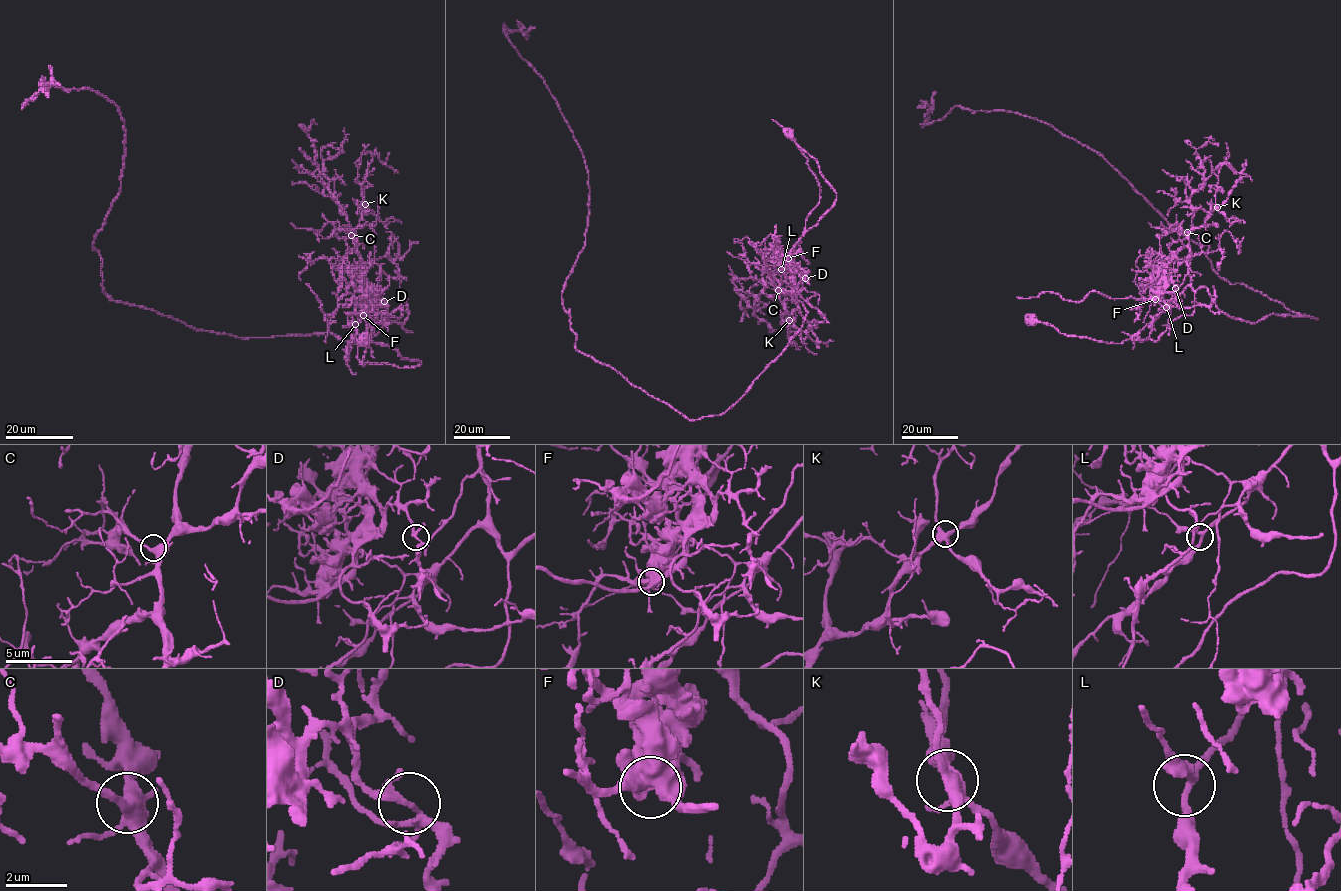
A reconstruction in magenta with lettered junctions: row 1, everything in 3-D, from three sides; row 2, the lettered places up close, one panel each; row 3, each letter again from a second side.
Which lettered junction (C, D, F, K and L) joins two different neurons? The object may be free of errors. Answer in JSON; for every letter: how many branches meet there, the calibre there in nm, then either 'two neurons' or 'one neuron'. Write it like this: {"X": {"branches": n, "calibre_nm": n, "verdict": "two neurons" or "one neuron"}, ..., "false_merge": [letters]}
{"C": {"branches": 4, "calibre_nm": 360, "verdict": "one neuron"}, "D": {"branches": 6, "calibre_nm": 200, "verdict": "two neurons"}, "F": {"branches": 4, "calibre_nm": 550, "verdict": "one neuron"}, "K": {"branches": 5, "calibre_nm": 360, "verdict": "one neuron"}, "L": {"branches": 3, "calibre_nm": 220, "verdict": "one neuron"}, "false_merge": ["D"]}

